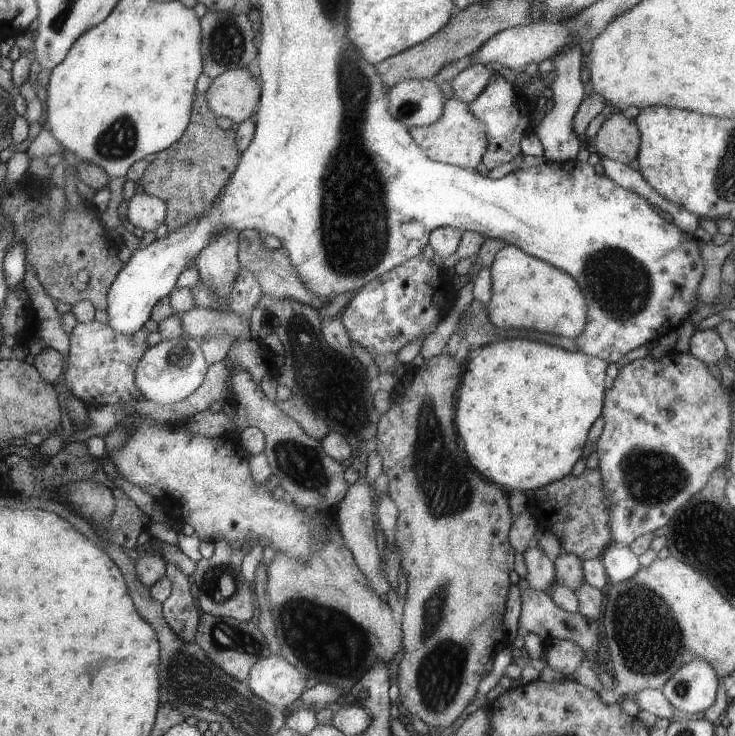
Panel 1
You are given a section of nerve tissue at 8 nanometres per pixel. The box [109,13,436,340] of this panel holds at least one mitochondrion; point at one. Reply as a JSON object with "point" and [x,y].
{"point":[225,45]}

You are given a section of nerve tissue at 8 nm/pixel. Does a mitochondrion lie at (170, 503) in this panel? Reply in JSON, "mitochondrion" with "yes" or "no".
{"mitochondrion":"no"}

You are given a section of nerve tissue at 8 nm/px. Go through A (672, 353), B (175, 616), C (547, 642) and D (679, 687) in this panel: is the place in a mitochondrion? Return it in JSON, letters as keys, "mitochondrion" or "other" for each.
{"A":"other","B":"other","C":"other","D":"mitochondrion"}

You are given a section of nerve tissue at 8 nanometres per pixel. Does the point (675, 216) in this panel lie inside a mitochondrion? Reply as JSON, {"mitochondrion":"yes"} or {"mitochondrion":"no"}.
{"mitochondrion":"no"}

